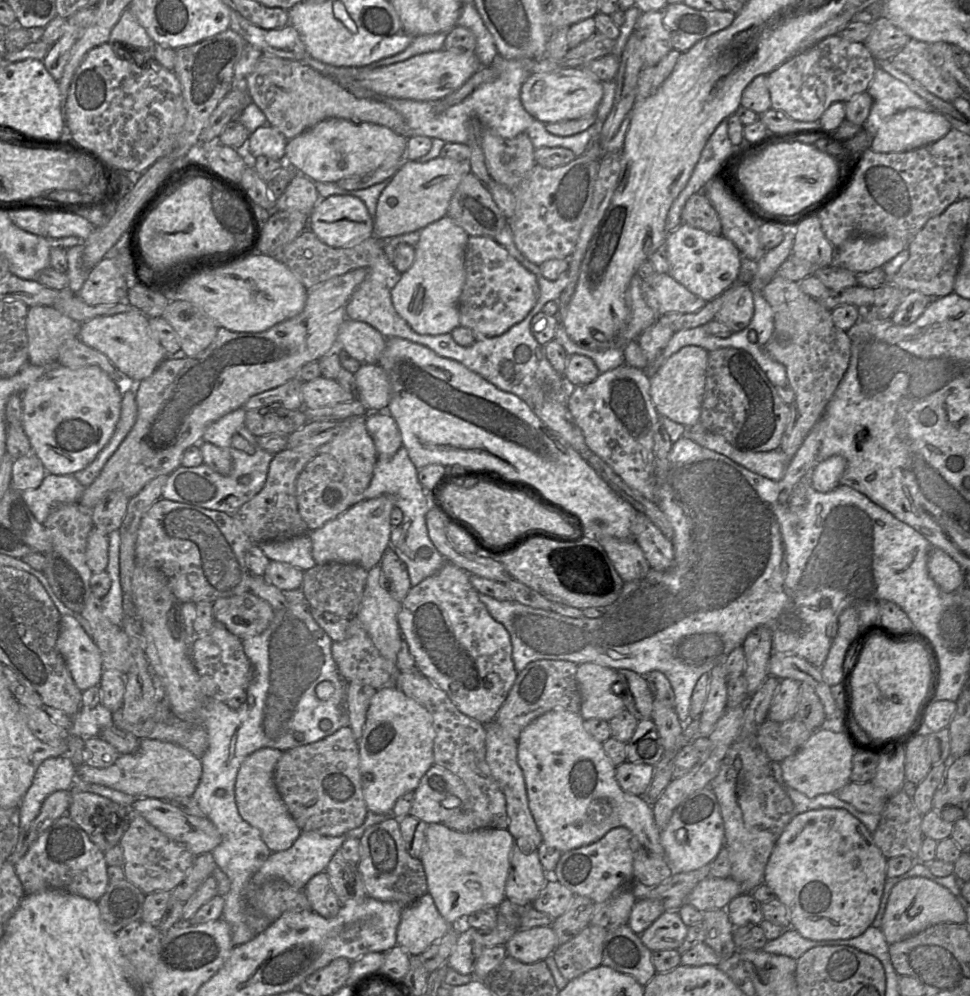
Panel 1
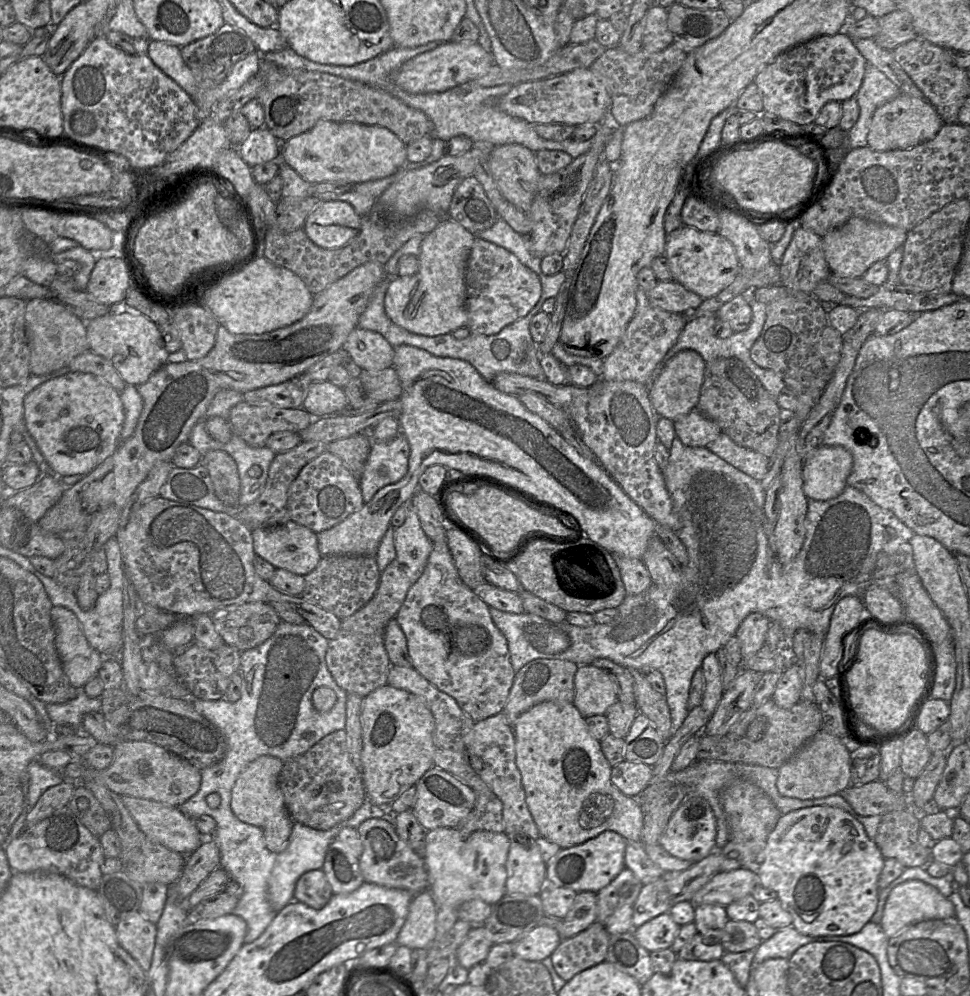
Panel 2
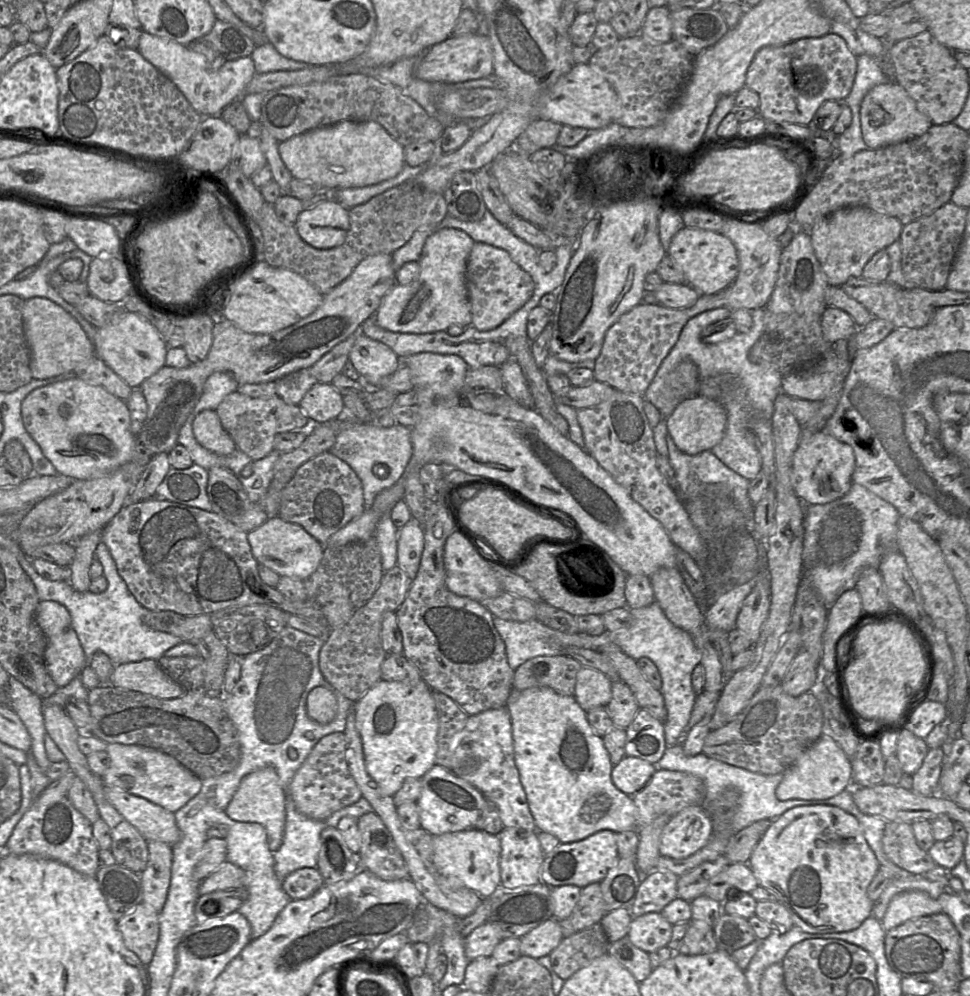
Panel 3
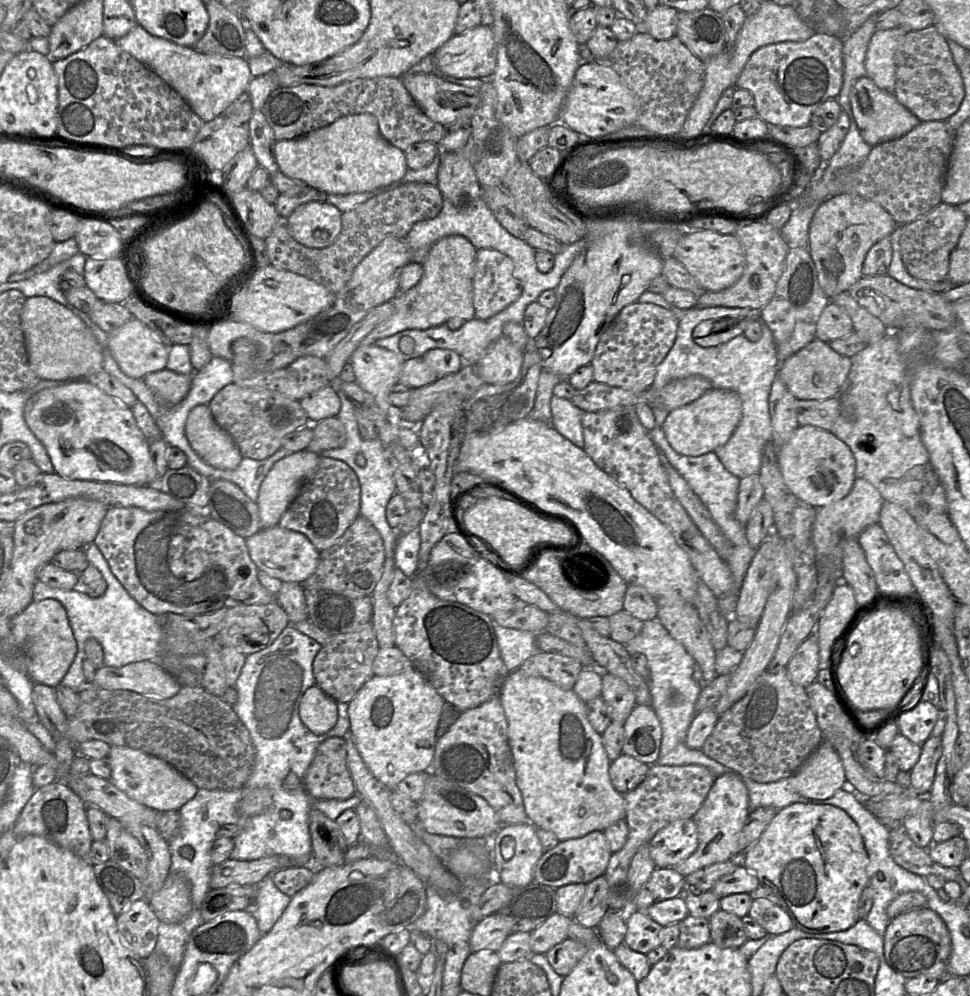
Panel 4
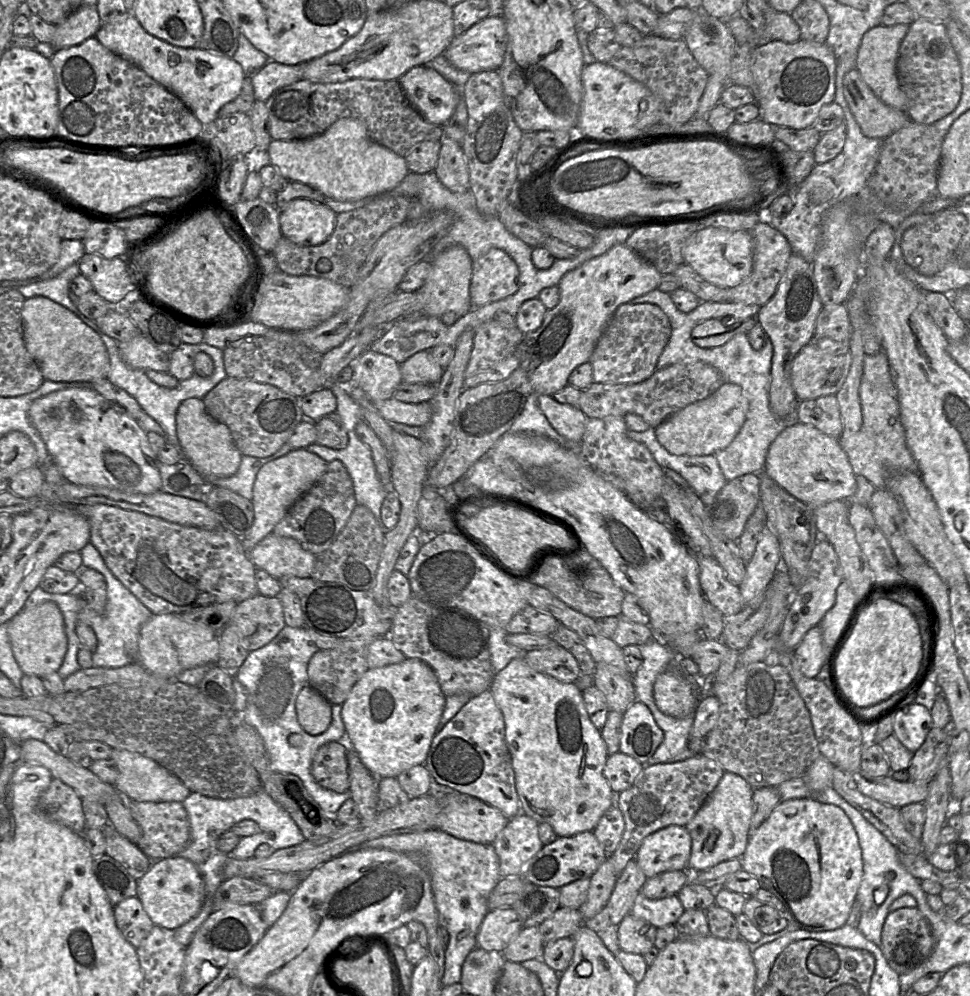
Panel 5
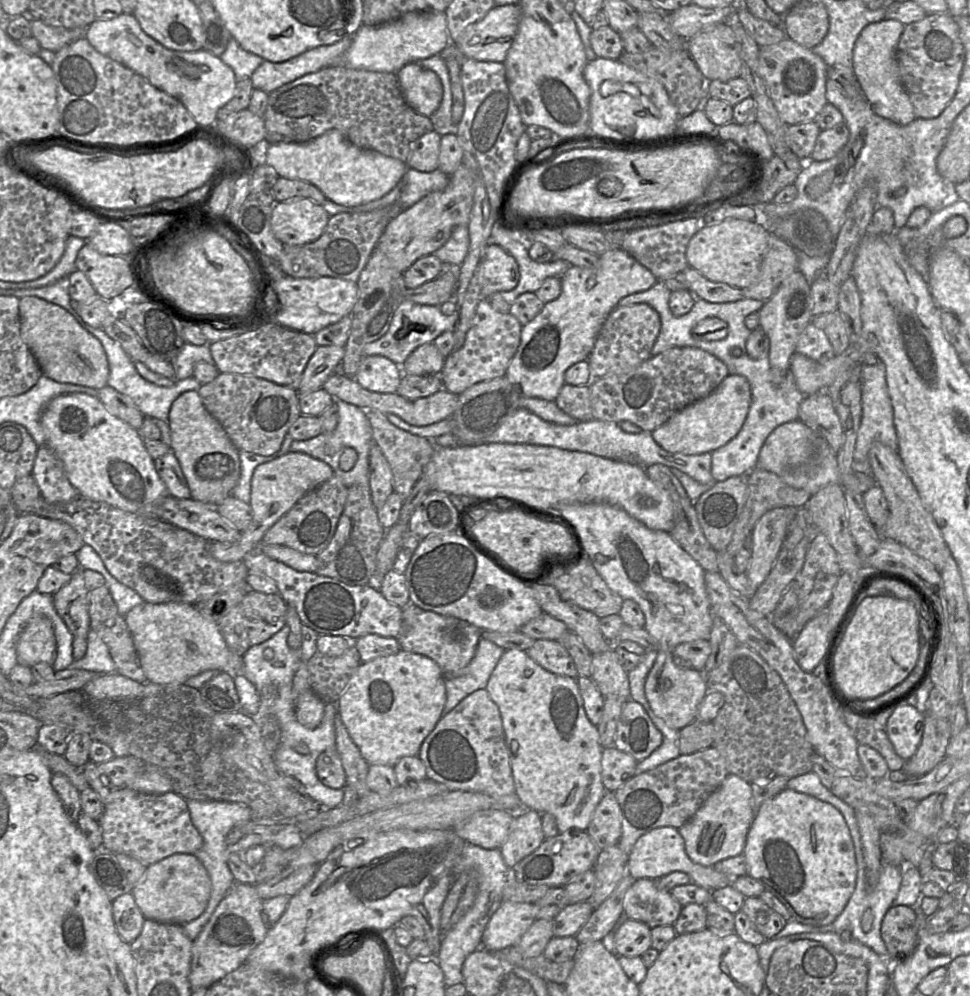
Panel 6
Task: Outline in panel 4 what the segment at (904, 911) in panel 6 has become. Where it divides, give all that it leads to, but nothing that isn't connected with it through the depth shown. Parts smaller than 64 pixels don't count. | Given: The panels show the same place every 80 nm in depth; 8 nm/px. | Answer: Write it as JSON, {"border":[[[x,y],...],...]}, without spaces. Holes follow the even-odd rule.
{"border":[[[917,908],[889,920],[884,934],[884,956],[889,966],[905,979],[929,976],[939,980],[947,975],[952,952],[950,932],[944,920],[929,908]]]}

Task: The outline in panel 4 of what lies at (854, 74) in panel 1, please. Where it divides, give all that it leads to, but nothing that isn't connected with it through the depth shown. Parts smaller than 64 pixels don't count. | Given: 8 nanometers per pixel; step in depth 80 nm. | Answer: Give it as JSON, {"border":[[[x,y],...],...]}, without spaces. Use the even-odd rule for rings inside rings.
{"border":[[[816,31],[804,41],[762,46],[749,57],[736,81],[736,88],[748,90],[753,95],[757,115],[766,123],[806,126],[820,104],[837,99],[839,95],[843,84],[843,39]]]}

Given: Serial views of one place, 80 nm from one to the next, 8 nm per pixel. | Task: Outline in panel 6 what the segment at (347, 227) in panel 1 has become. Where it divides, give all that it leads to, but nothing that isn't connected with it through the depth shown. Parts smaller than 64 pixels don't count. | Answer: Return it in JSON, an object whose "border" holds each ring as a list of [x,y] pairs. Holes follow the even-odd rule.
{"border":[[[307,198],[275,202],[271,214],[271,230],[284,245],[304,245],[318,239],[330,215],[322,205]]]}

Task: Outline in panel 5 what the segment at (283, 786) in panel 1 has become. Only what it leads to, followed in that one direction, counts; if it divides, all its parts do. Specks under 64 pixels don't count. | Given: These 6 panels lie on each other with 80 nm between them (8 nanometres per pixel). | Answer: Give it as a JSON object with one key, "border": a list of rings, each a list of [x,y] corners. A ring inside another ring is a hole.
{"border":[[[345,739],[343,742],[329,742],[317,751],[312,775],[321,787],[336,793],[349,791],[348,750],[349,744]]]}

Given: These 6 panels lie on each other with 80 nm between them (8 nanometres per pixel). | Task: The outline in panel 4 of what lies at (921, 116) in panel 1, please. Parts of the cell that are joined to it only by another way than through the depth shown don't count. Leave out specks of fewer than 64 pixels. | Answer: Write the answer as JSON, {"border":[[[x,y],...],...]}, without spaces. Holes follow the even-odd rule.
{"border":[[[866,76],[854,82],[849,99],[860,135],[872,148],[880,143],[904,136],[921,123],[914,114],[897,101],[894,93],[880,89]]]}

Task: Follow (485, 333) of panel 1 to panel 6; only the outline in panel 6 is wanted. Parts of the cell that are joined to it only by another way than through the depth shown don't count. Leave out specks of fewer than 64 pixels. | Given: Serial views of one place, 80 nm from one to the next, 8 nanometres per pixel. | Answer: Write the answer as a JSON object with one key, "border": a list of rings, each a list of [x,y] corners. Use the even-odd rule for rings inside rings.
{"border":[[[489,243],[478,265],[478,280],[482,298],[496,292],[513,290],[519,282],[516,260],[501,246]]]}

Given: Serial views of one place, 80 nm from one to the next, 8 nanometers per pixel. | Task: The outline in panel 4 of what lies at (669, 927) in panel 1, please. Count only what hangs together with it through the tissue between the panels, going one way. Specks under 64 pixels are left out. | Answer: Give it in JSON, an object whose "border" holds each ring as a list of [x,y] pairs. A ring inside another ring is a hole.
{"border":[[[632,910],[626,914],[627,931],[623,943],[630,949],[646,954],[661,946],[663,927],[645,911]]]}

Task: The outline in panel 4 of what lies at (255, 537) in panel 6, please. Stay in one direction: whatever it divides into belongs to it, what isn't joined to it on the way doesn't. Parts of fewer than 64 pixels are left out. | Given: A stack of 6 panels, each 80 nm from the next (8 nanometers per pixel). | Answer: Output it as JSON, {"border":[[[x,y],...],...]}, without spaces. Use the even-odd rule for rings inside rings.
{"border":[[[303,450],[290,453],[273,465],[259,487],[259,494],[256,500],[260,529],[267,529],[278,525],[281,516],[299,494],[303,483],[317,468],[319,460],[319,454]]]}

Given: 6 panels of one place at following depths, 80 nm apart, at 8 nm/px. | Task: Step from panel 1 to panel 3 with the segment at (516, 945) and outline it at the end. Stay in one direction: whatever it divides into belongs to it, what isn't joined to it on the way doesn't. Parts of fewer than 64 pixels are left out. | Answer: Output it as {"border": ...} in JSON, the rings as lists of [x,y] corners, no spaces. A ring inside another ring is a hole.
{"border":[[[551,918],[520,938],[520,953],[538,959],[549,955],[563,939],[558,920]]]}

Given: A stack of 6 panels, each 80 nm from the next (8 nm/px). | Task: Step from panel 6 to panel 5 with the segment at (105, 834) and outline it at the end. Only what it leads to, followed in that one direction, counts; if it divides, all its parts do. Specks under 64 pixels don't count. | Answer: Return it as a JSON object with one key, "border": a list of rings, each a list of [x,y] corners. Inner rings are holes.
{"border":[[[128,800],[128,808],[142,832],[137,846],[152,861],[178,855],[189,845],[191,839],[190,823],[181,802],[136,802]]]}

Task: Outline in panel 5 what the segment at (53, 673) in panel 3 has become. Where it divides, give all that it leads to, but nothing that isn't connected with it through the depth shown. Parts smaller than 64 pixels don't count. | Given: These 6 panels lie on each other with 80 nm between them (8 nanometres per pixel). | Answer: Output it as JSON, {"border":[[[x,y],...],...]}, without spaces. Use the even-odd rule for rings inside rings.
{"border":[[[52,601],[22,609],[7,625],[7,632],[17,664],[24,674],[42,677],[57,672],[68,648],[63,615]]]}

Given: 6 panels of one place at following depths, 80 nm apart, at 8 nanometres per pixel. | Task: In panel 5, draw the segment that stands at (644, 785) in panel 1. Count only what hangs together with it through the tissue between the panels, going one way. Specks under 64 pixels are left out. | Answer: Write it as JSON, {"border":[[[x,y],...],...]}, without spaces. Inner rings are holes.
{"border":[[[618,751],[606,759],[603,774],[614,794],[630,788],[645,765],[633,757]]]}

